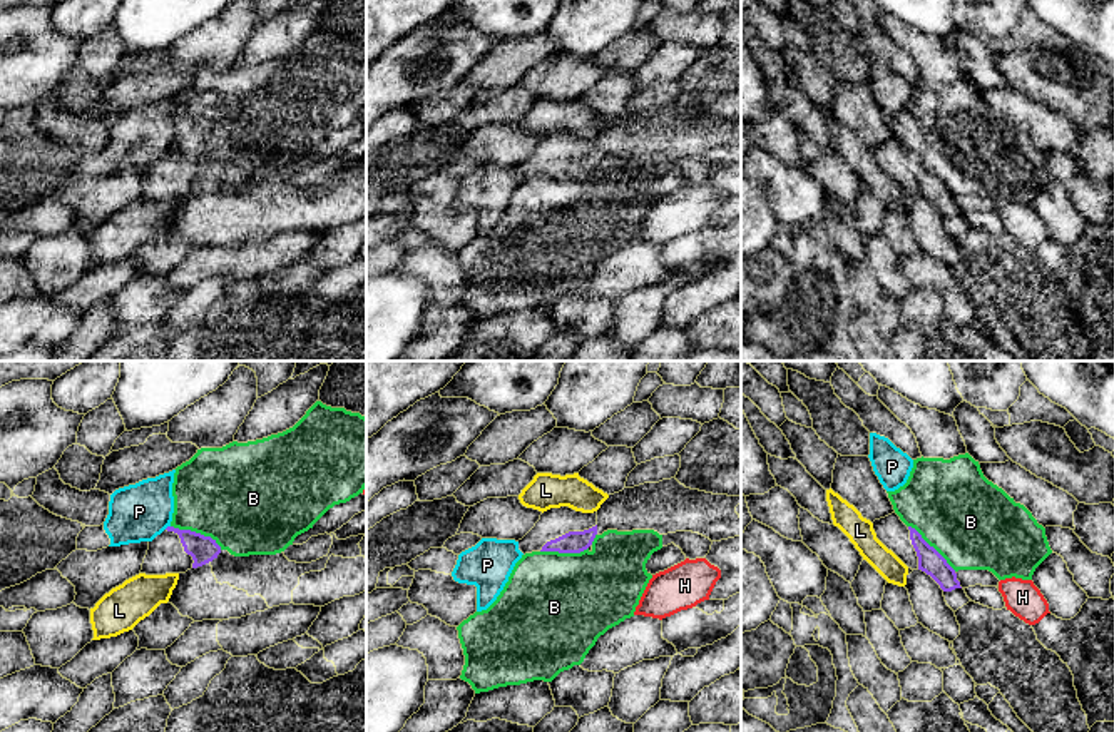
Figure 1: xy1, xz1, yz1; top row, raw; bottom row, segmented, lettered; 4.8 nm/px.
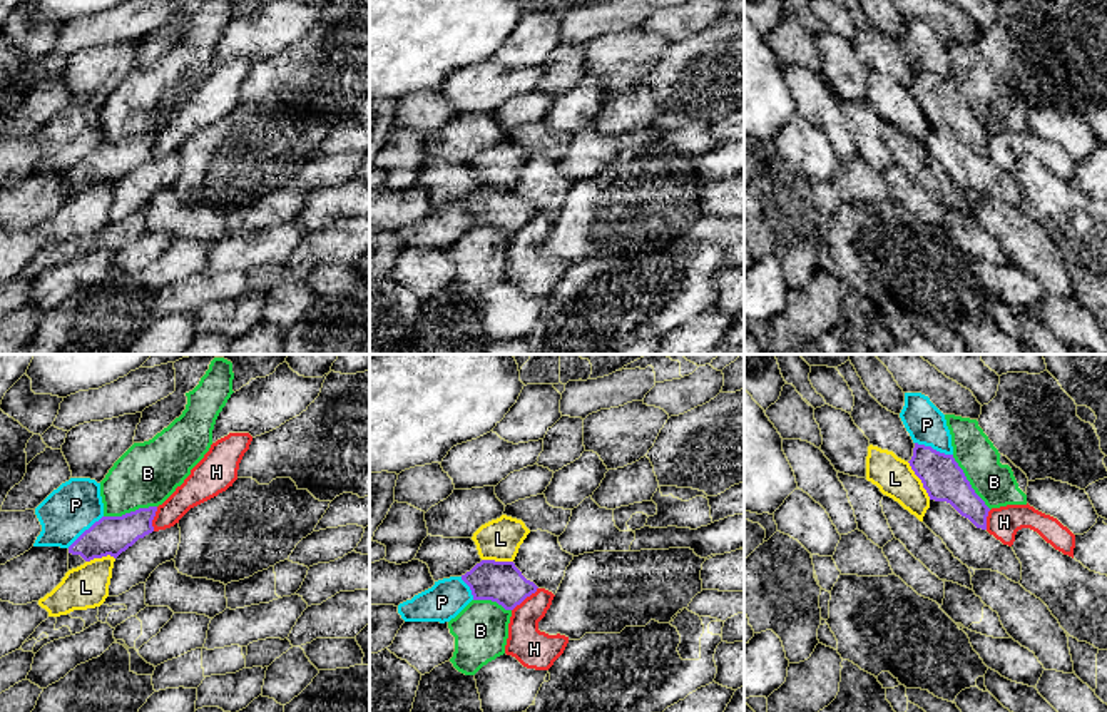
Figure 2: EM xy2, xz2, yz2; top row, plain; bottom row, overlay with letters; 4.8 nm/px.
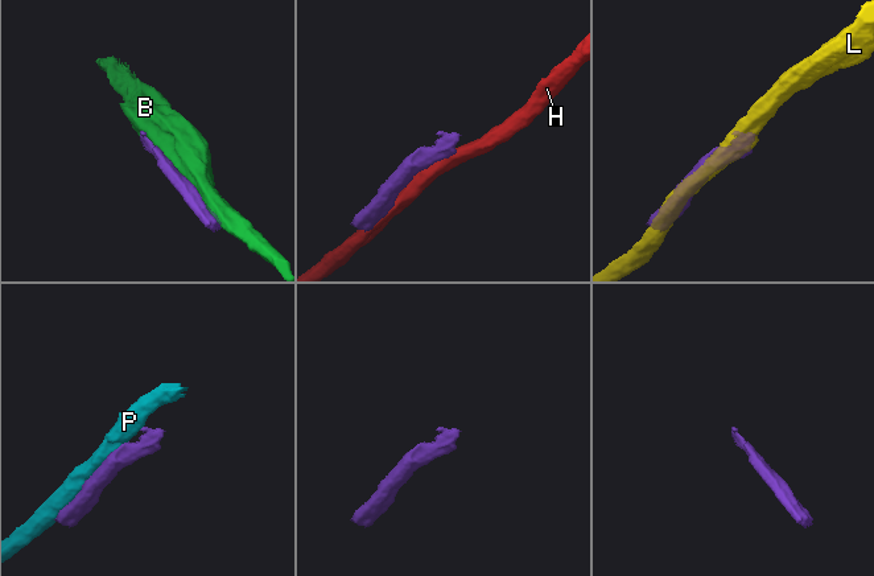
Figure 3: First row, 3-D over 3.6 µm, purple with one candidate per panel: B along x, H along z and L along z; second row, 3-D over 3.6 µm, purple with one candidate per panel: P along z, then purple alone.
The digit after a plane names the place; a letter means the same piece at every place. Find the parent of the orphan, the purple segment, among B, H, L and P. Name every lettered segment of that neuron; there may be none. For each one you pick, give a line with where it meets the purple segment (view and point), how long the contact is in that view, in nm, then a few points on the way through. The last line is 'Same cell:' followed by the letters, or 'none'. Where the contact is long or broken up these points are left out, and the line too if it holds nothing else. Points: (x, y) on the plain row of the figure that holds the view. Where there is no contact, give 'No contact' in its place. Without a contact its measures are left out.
Same cell: none

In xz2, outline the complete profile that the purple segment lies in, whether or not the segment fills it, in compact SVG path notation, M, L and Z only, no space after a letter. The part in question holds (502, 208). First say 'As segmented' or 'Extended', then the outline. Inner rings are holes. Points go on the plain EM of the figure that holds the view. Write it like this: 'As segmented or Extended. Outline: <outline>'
As segmented. Outline: M482 186L462 206L470 212L473 226L492 226L505 236L513 236L538 214L513 187Z

